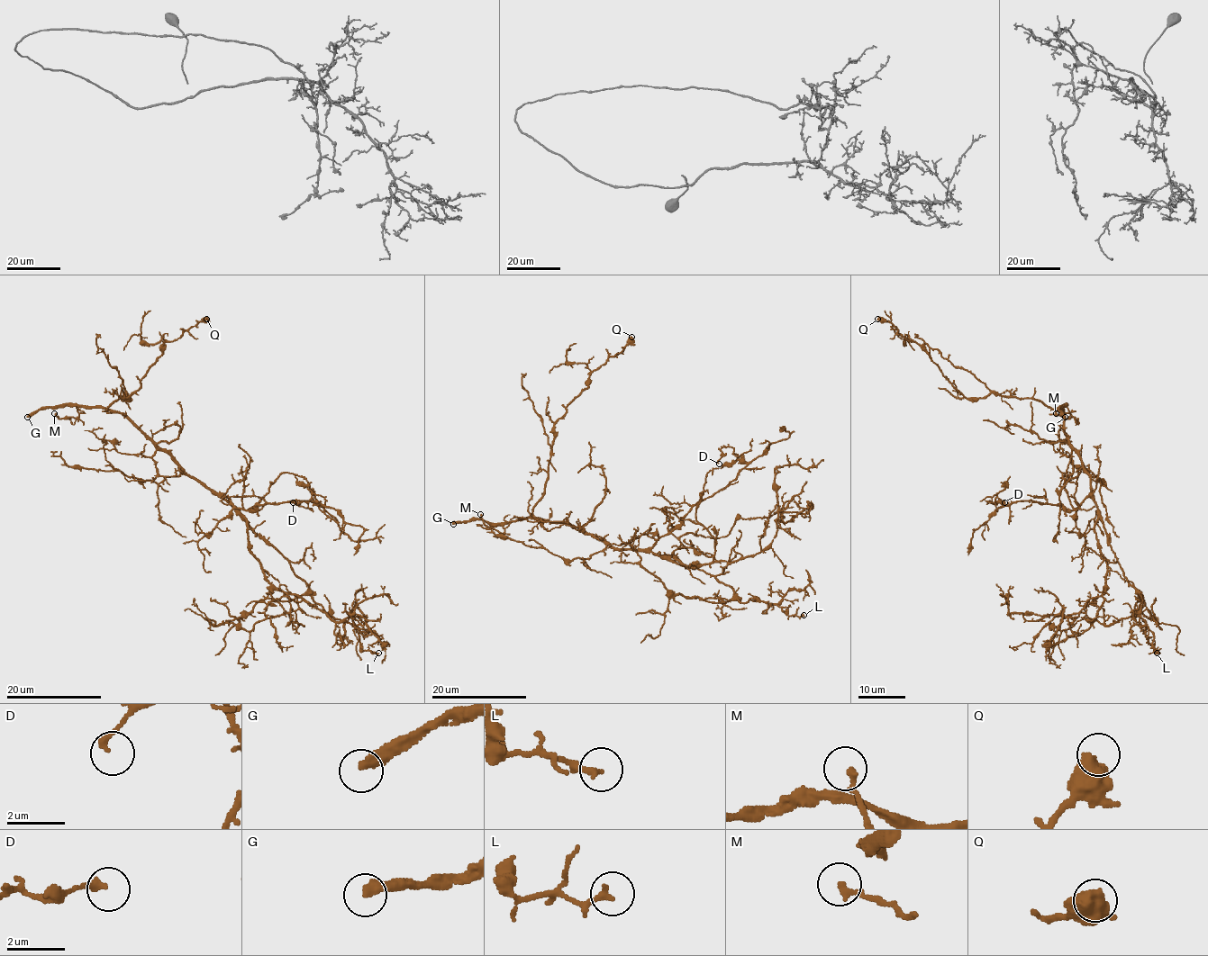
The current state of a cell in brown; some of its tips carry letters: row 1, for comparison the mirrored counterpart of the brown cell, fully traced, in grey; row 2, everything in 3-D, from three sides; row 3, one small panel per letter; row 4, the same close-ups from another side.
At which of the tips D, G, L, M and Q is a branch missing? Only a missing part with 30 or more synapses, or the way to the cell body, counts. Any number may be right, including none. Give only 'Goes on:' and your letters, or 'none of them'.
Goes on: G

